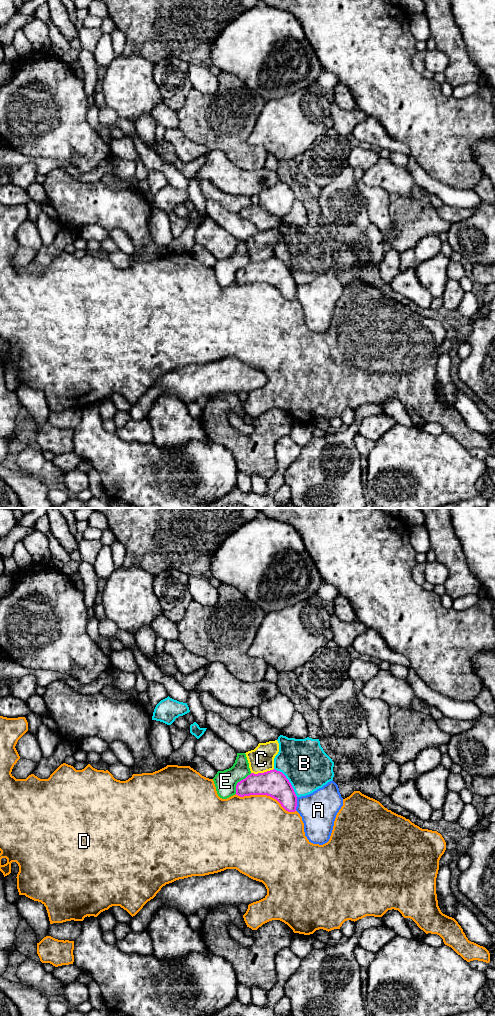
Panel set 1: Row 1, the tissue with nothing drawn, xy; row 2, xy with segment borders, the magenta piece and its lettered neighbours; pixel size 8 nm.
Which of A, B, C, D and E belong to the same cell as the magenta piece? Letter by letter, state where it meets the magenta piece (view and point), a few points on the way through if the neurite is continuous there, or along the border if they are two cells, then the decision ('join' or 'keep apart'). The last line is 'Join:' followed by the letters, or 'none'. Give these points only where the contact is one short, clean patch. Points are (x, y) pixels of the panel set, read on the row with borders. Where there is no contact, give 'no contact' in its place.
A: contact xy (296, 804); keep apart
B: contact xy (288, 781); keep apart
C: contact xy (262, 773); keep apart
D: contact xy (265, 794); keep apart
E: contact xy (240, 781); keep apart
Join: none

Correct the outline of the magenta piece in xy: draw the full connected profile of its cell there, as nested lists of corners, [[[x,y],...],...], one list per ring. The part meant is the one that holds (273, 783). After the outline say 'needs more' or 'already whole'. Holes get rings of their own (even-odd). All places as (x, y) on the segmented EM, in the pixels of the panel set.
[[[275,769],[254,774],[251,773],[236,785],[236,795],[267,795],[276,799],[288,812],[295,812],[297,796],[286,776]]] | already whole

